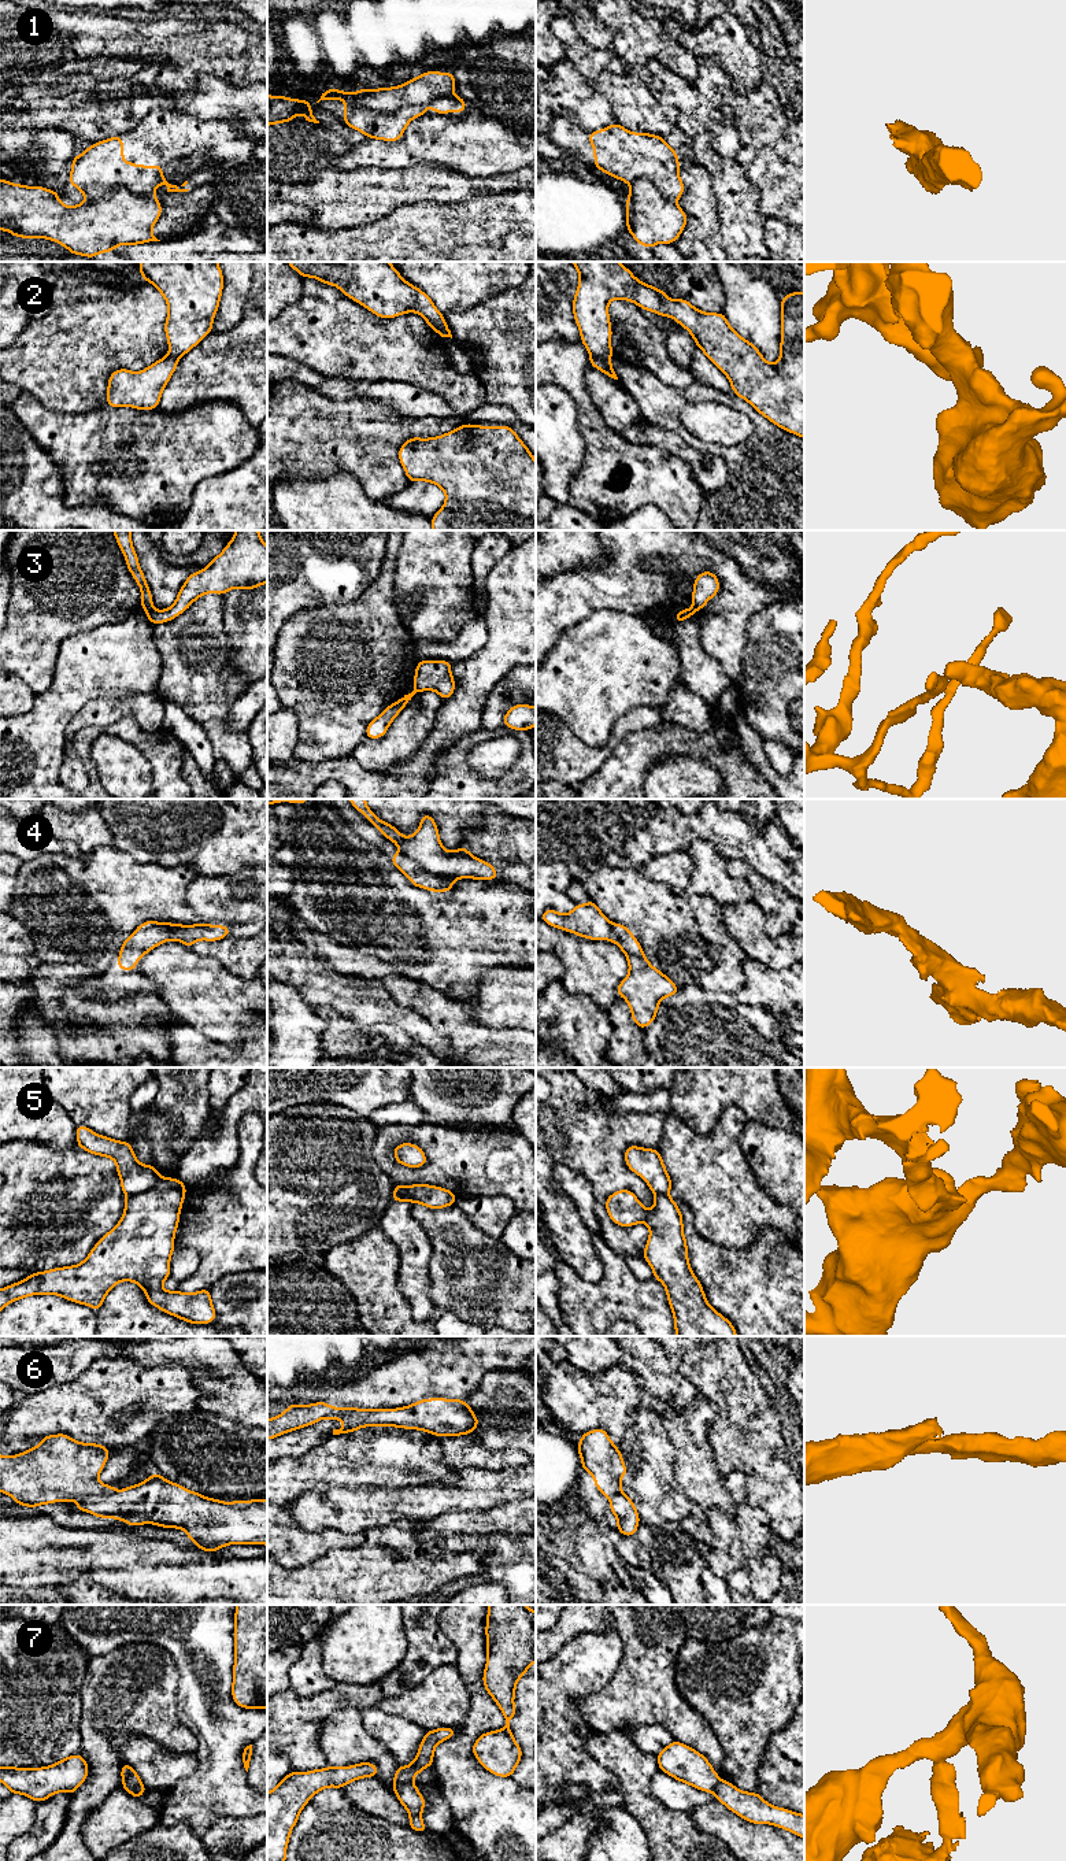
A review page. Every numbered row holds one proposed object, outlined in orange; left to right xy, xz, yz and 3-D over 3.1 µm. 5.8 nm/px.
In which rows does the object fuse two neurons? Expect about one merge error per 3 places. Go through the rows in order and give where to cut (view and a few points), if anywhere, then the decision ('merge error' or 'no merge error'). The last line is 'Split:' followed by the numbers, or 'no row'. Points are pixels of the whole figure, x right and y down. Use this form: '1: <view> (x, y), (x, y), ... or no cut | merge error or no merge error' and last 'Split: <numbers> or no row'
1: xz (359, 97), (370, 108), (388, 113), (425, 104) | merge error
2: yz (591, 355), (609, 359) | merge error
3: xy (151, 605), (145, 610) | merge error
4: xz (410, 858), (425, 870), (451, 880) | merge error
5: xy (162, 1177), (152, 1187), (128, 1198) | merge error
6: xy (115, 1491), (76, 1498) | merge error
7: xz (411, 1782), (393, 1786) | merge error
Split: 1, 2, 3, 4, 5, 6, 7

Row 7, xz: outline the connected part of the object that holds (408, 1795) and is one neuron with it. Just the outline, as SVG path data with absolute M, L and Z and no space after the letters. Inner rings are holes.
M410 1783L410 1784L393 1786L392 1788L400 1803L408 1812L410 1816L408 1827L418 1832L427 1832L429 1829L425 1827L422 1821L422 1810L426 1805L426 1801L421 1795L418 1786Z

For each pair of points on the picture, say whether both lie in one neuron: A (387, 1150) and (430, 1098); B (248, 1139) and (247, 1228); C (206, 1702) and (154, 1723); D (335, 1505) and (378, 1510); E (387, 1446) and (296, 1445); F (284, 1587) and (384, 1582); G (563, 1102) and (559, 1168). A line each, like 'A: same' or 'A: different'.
A: different
B: same
C: different
D: same
E: different
F: same
G: different

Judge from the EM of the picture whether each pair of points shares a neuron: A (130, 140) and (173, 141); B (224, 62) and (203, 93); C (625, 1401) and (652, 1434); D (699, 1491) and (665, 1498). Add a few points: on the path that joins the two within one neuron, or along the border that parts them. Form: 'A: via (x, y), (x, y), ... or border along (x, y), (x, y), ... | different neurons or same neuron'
A: via (141, 141), (162, 141) | same neuron
B: border along (245, 85), (200, 76), (184, 89) | different neurons
C: border along (630, 1421), (617, 1445) | different neurons
D: border along (676, 1462), (676, 1480), (691, 1501) | different neurons

